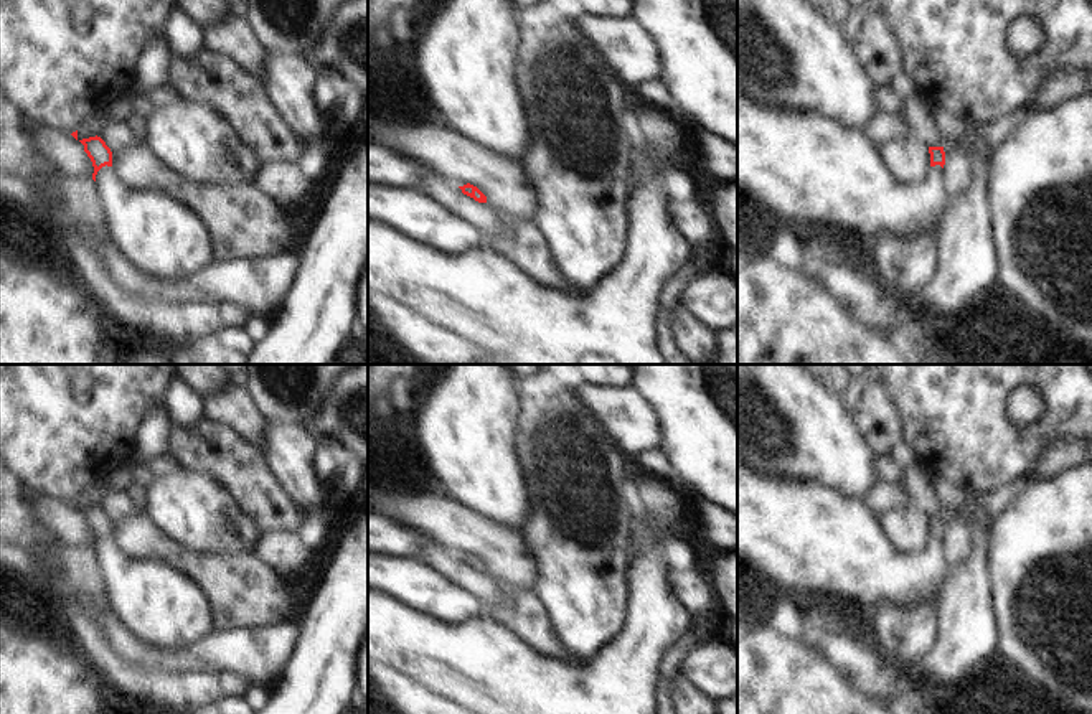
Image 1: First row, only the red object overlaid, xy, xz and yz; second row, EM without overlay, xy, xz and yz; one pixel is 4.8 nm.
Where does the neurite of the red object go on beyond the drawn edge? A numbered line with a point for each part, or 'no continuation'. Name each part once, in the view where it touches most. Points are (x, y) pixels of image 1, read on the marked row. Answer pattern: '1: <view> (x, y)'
1: xy (159, 234)

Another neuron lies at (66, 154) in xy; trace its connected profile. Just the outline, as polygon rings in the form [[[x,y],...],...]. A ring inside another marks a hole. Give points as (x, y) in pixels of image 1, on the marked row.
[[[35,124],[26,125],[38,153],[49,162],[58,173],[92,180],[94,167],[79,140],[71,134],[49,127]]]

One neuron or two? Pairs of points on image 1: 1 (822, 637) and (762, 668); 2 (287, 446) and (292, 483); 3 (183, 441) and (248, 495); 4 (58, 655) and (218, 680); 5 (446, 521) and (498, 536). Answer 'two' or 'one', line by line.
1: two
2: one
3: one
4: two
5: one

